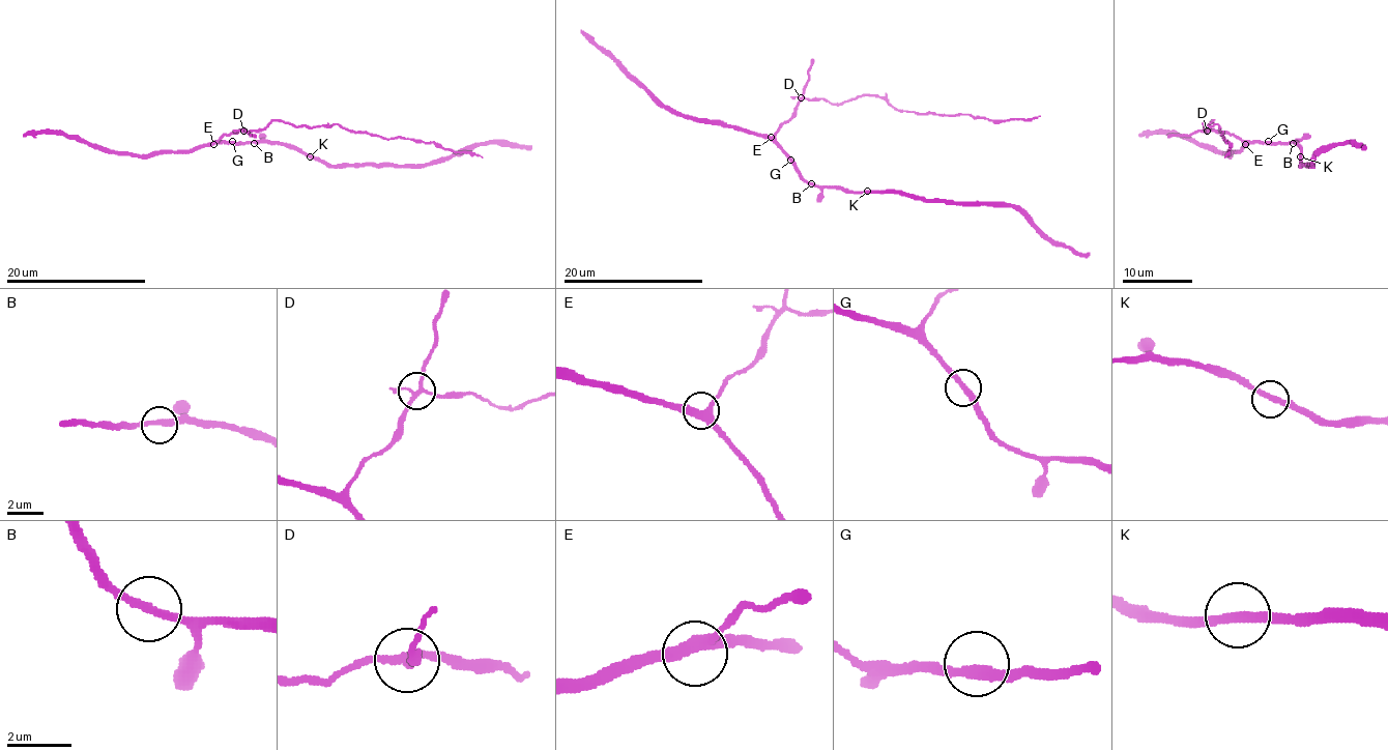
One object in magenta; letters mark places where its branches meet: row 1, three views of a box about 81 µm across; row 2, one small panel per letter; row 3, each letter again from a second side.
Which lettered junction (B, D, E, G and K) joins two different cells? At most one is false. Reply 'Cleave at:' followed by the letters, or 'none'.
Cleave at: D

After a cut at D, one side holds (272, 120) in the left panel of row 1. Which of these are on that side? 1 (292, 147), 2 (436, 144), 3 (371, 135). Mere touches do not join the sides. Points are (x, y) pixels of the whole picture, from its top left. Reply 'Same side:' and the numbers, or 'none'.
Same side: 2, 3

